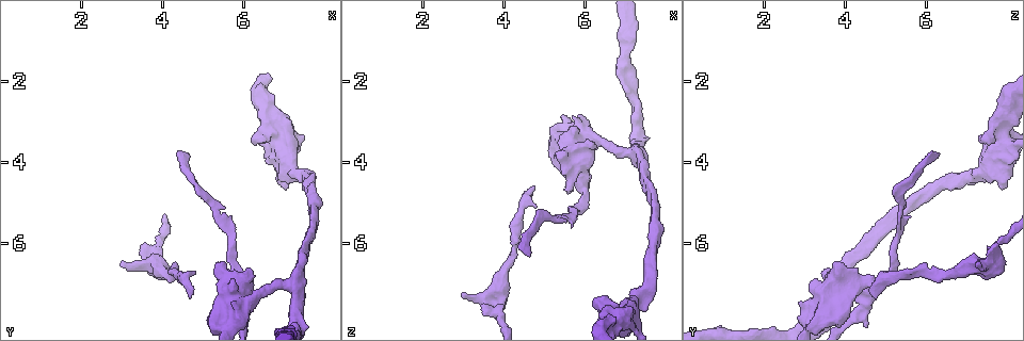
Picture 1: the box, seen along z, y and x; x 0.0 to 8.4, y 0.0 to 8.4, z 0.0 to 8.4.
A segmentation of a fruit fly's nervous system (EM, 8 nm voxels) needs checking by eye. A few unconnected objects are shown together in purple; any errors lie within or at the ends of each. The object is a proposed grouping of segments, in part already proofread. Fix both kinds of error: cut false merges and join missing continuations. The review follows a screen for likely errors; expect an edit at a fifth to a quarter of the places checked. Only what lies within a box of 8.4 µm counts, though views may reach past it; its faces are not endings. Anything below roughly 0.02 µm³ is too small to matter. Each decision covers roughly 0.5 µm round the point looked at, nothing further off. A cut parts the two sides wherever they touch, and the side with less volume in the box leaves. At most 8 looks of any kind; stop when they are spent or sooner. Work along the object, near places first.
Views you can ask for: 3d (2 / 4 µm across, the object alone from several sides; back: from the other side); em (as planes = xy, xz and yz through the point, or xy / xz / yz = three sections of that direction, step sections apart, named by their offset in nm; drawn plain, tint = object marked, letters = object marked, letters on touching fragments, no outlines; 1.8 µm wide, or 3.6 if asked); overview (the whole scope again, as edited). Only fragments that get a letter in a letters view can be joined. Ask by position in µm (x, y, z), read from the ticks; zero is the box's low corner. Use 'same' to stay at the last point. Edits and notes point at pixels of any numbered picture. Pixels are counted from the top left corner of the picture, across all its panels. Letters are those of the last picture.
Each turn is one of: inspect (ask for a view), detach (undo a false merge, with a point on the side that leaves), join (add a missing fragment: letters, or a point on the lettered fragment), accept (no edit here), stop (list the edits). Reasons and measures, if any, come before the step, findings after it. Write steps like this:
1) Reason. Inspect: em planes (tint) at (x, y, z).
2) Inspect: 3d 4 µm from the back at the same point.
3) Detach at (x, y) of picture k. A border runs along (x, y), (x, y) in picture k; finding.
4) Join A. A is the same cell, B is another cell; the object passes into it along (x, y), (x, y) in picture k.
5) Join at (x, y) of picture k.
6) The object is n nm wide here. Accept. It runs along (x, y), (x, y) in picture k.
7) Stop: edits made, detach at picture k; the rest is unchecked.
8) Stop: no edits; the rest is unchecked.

Inspect: em 3.6 µm planes (tint) at (4.65, 7.30, 4.70).

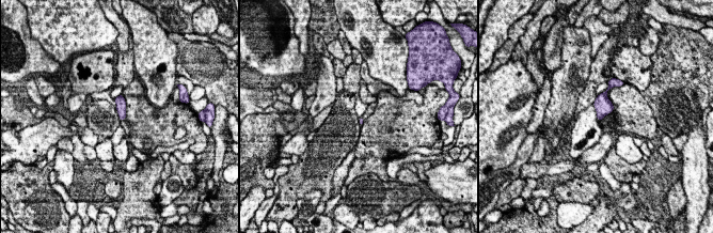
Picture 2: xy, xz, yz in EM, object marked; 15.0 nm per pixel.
Inspect: em 3.6 µm planes (letters) at the same point.

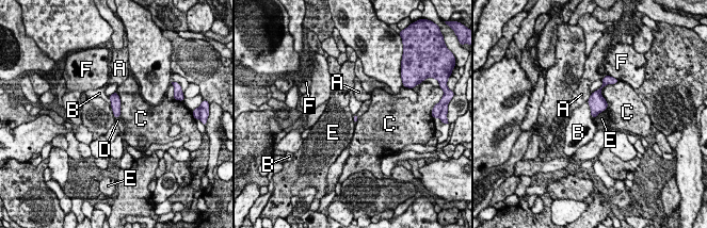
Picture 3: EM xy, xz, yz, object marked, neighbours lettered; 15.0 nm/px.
Join D. D is the same cell, A, B, C, E and F are other cells; the object passes into it along (115, 101), (117, 116), (118, 120) in picture 3; it goes on there.

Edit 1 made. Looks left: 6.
An open end. Inspect: em yz step 4 (letters) at (4.65, 3.80, 6.35).

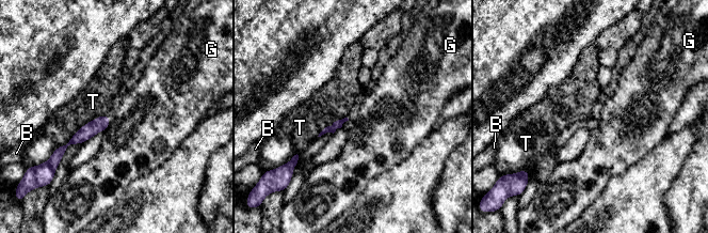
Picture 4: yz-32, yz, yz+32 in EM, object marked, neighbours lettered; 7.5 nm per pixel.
Inspect: em xz step 16 (letters) at the same point.

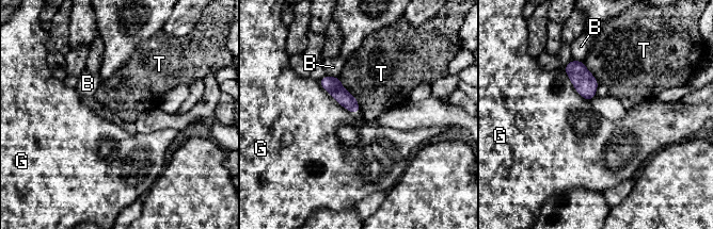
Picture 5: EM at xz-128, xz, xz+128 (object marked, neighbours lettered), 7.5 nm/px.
Accept. B, G and T are other cells; none of them fits.

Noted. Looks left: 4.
Inspect: em xz step 8 (tint) at (7.00, 4.70, 7.75).

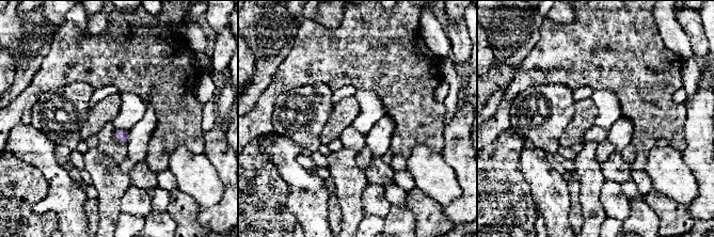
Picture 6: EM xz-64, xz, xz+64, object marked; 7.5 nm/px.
Another direction. Inspect: em xy step 4 (letters) at the same point.

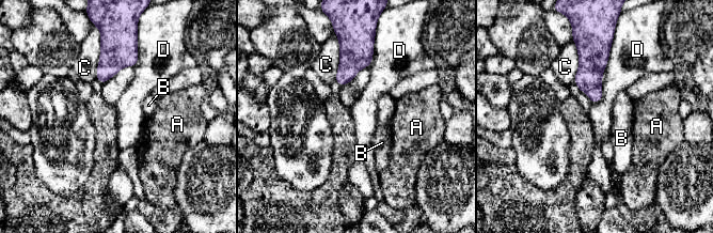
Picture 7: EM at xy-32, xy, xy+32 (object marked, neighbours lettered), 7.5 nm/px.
The longest contact is with D, 480 nm. Accept. A, B, C and D are other cells; no lettered fragment goes on from it.

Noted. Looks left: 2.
Stop: edits made, join at picture 3; the rest is unchecked.

